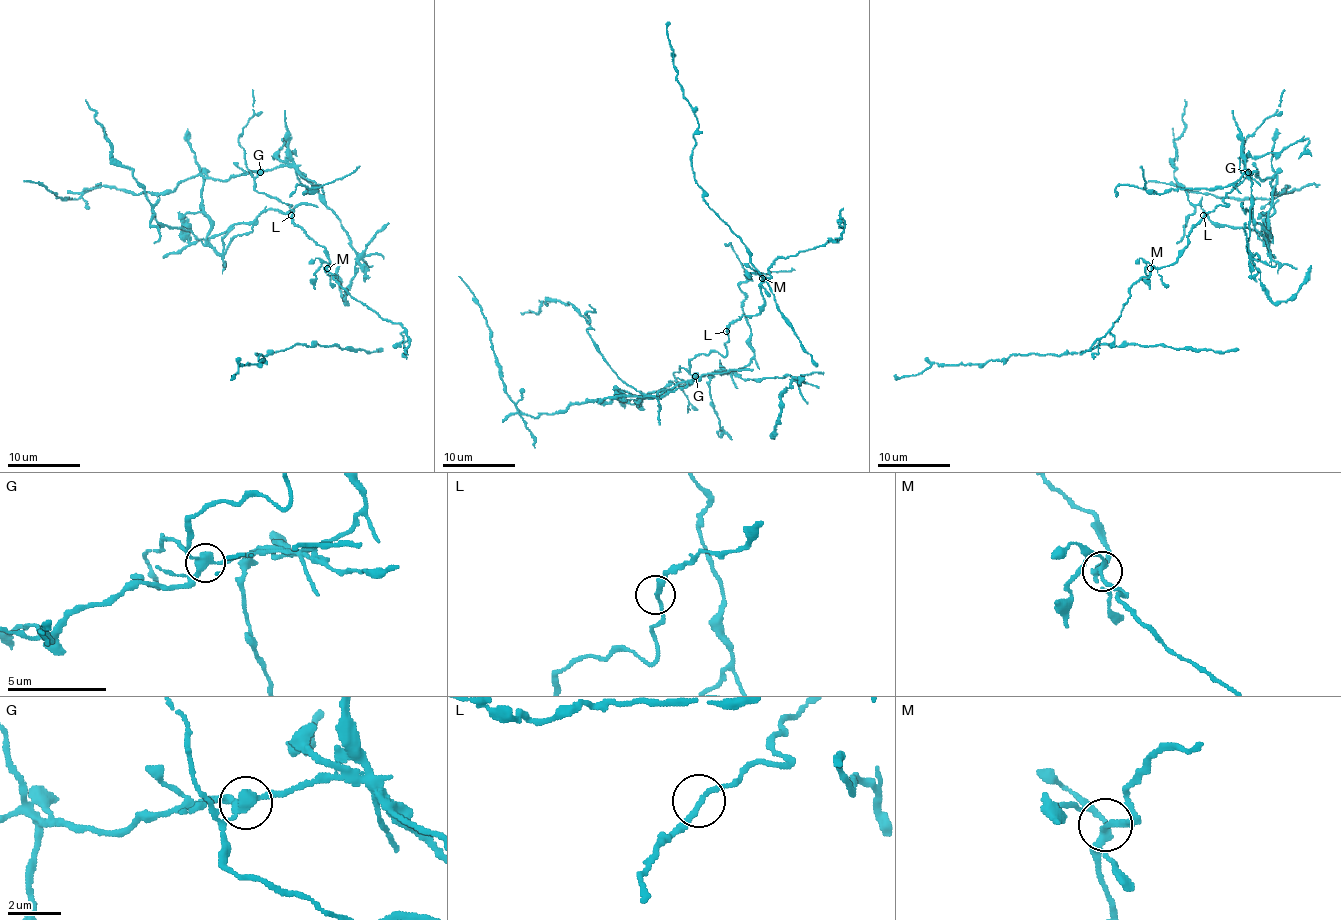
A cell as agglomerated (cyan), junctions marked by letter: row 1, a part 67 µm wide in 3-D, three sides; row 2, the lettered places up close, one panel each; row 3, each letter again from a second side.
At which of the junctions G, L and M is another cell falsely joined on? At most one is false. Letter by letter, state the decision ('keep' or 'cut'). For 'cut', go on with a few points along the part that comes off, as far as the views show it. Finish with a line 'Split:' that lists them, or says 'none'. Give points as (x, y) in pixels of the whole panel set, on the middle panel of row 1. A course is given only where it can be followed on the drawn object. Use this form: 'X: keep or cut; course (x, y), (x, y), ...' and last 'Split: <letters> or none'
G: cut
L: keep
M: keep
Split: G

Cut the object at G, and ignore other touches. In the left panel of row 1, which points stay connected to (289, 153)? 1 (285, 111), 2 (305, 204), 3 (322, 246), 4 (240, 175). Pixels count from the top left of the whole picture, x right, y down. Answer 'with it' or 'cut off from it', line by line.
1: with it
2: with it
3: cut off from it
4: with it

